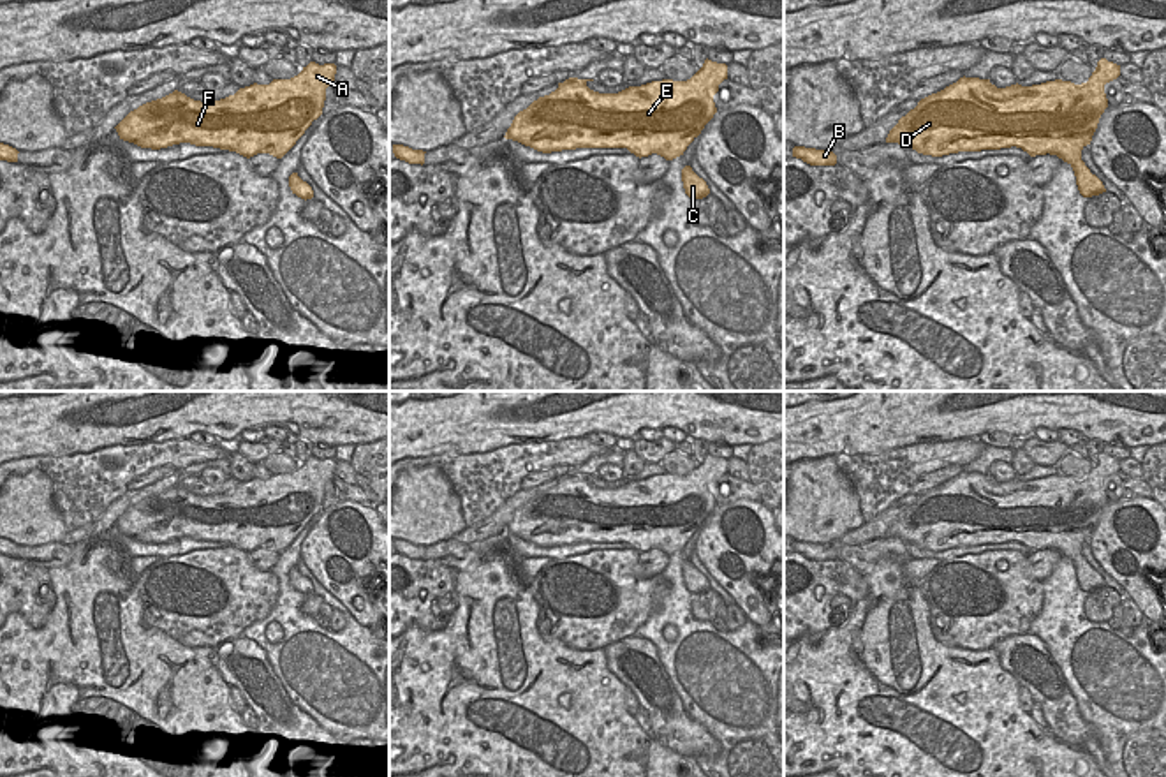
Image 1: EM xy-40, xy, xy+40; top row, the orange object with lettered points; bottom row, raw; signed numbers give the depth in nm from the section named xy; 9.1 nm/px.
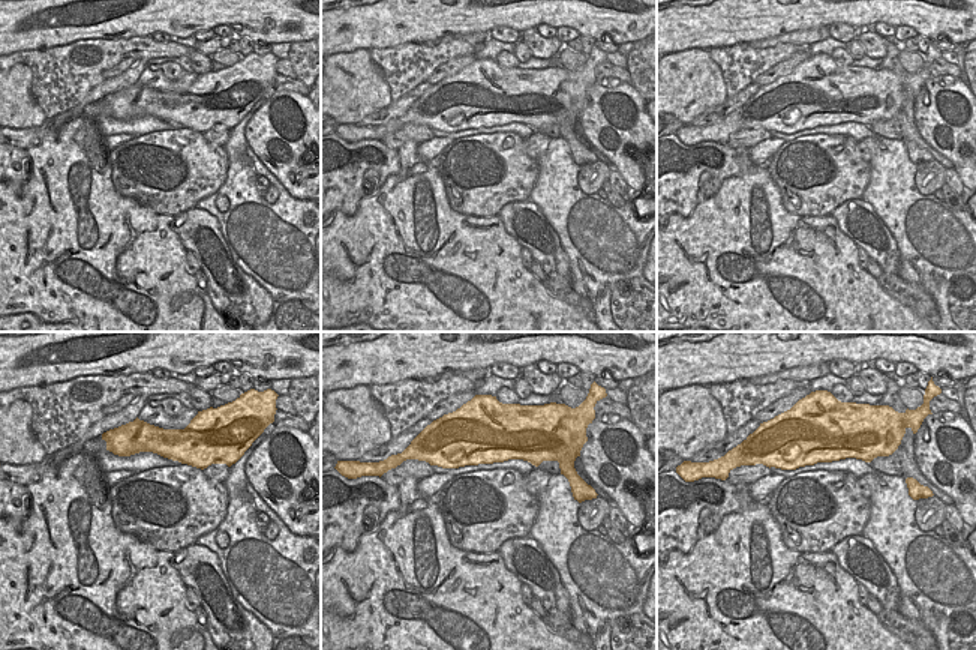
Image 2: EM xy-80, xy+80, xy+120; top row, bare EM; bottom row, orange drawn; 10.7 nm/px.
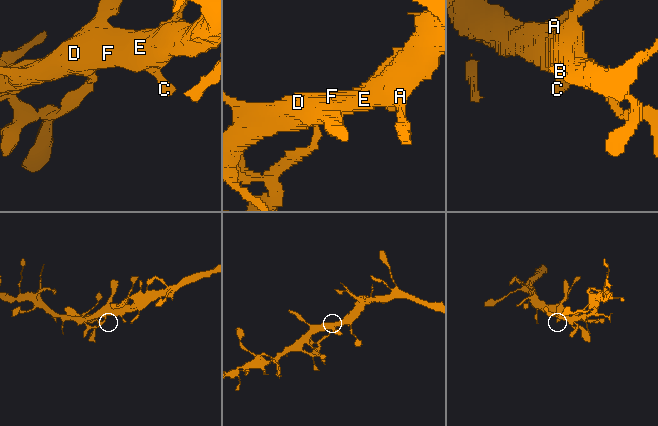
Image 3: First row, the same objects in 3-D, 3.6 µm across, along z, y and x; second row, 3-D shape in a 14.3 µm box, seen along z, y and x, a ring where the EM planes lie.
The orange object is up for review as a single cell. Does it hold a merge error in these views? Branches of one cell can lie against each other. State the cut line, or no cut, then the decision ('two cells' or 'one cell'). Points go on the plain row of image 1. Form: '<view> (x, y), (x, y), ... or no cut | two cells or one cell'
no cut | one cell

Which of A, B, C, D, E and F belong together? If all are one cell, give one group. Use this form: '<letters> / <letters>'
A B C D E F

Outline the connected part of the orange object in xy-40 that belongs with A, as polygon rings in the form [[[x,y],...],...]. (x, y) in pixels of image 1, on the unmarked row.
[[[310,456],[291,474],[250,479],[220,495],[194,495],[174,485],[130,506],[114,523],[120,534],[160,544],[180,537],[282,553],[322,509],[336,460]]]

